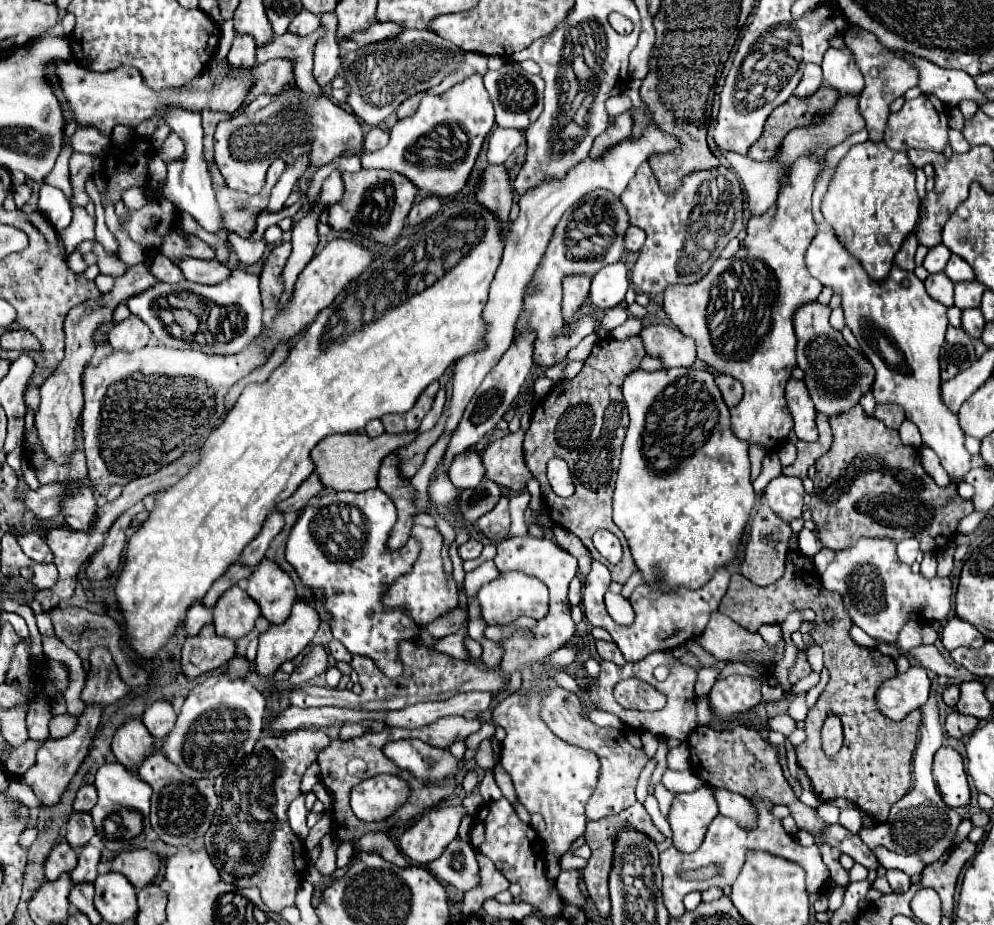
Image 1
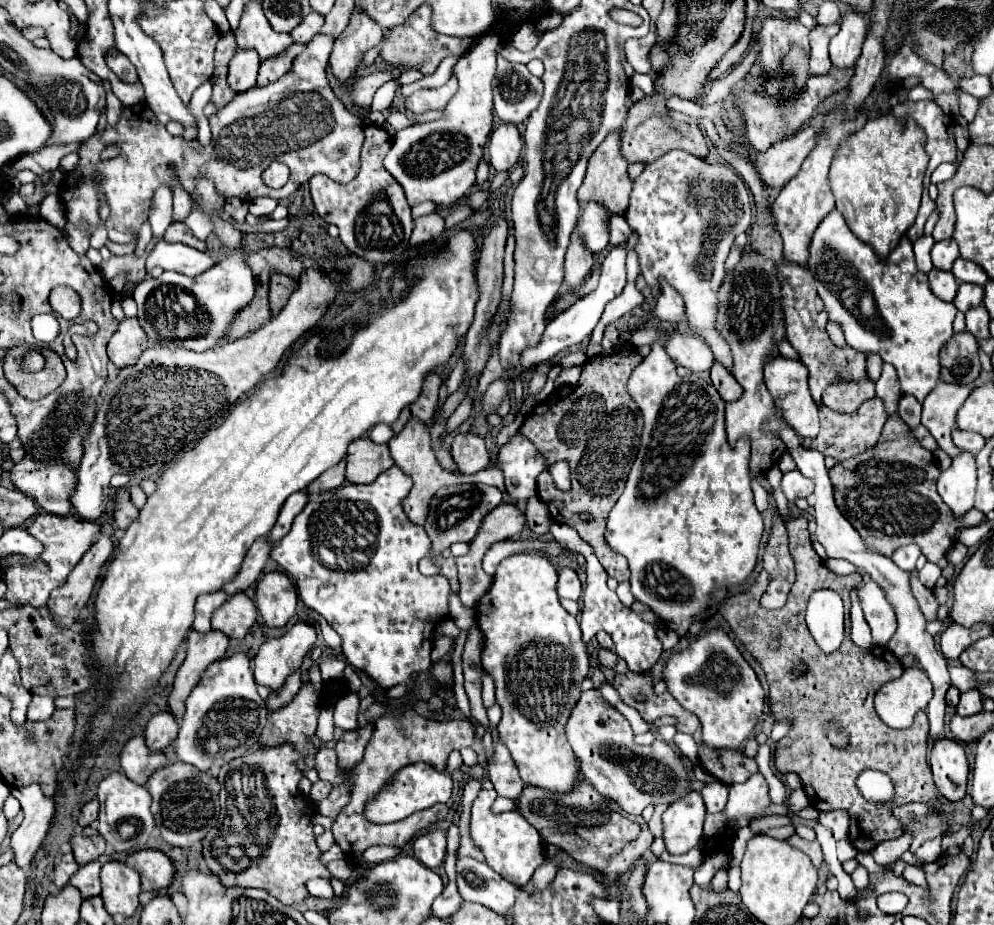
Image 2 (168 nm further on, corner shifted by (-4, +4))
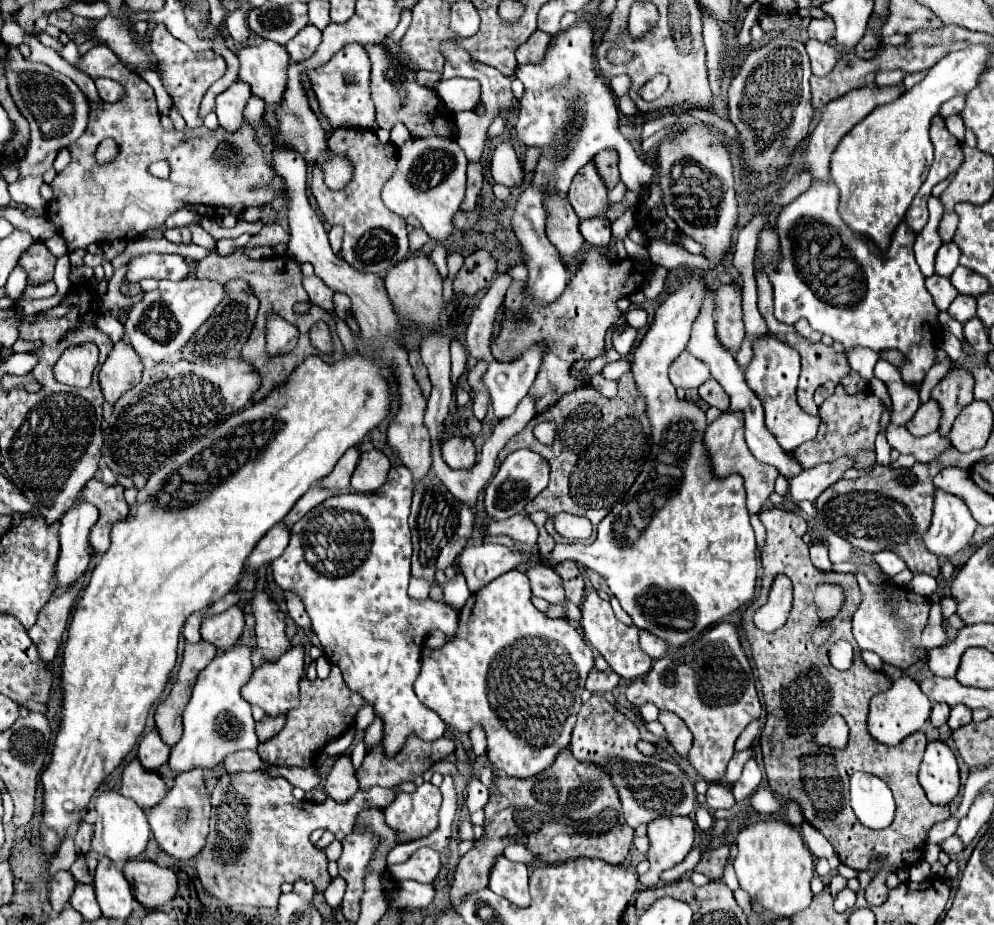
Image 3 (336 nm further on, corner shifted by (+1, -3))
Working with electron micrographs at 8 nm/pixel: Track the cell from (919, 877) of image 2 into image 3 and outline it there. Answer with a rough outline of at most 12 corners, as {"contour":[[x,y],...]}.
{"contour":[[919,861],[911,867],[911,881],[921,883],[931,877],[931,865]]}

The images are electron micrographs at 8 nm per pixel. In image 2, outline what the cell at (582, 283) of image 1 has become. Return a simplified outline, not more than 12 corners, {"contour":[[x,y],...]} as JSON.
{"contour":[[578,228],[566,252],[564,286],[576,290],[592,270]]}

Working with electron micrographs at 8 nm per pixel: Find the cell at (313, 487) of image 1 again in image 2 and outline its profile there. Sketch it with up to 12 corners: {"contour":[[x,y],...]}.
{"contour":[[346,460],[320,474],[306,490],[334,490],[346,482]]}

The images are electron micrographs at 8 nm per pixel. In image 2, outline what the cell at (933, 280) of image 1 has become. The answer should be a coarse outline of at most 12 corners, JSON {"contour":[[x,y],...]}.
{"contour":[[932,268],[930,288],[952,302],[958,292],[954,274]]}

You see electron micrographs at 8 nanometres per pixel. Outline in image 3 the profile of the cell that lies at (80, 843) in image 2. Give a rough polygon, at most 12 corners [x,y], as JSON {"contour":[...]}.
{"contour":[[79,855],[69,871],[79,883],[93,883],[97,859]]}

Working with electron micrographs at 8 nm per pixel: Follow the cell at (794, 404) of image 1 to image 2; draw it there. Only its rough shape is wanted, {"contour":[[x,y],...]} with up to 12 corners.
{"contour":[[776,356],[764,382],[802,438],[818,434],[818,406],[800,360]]}

